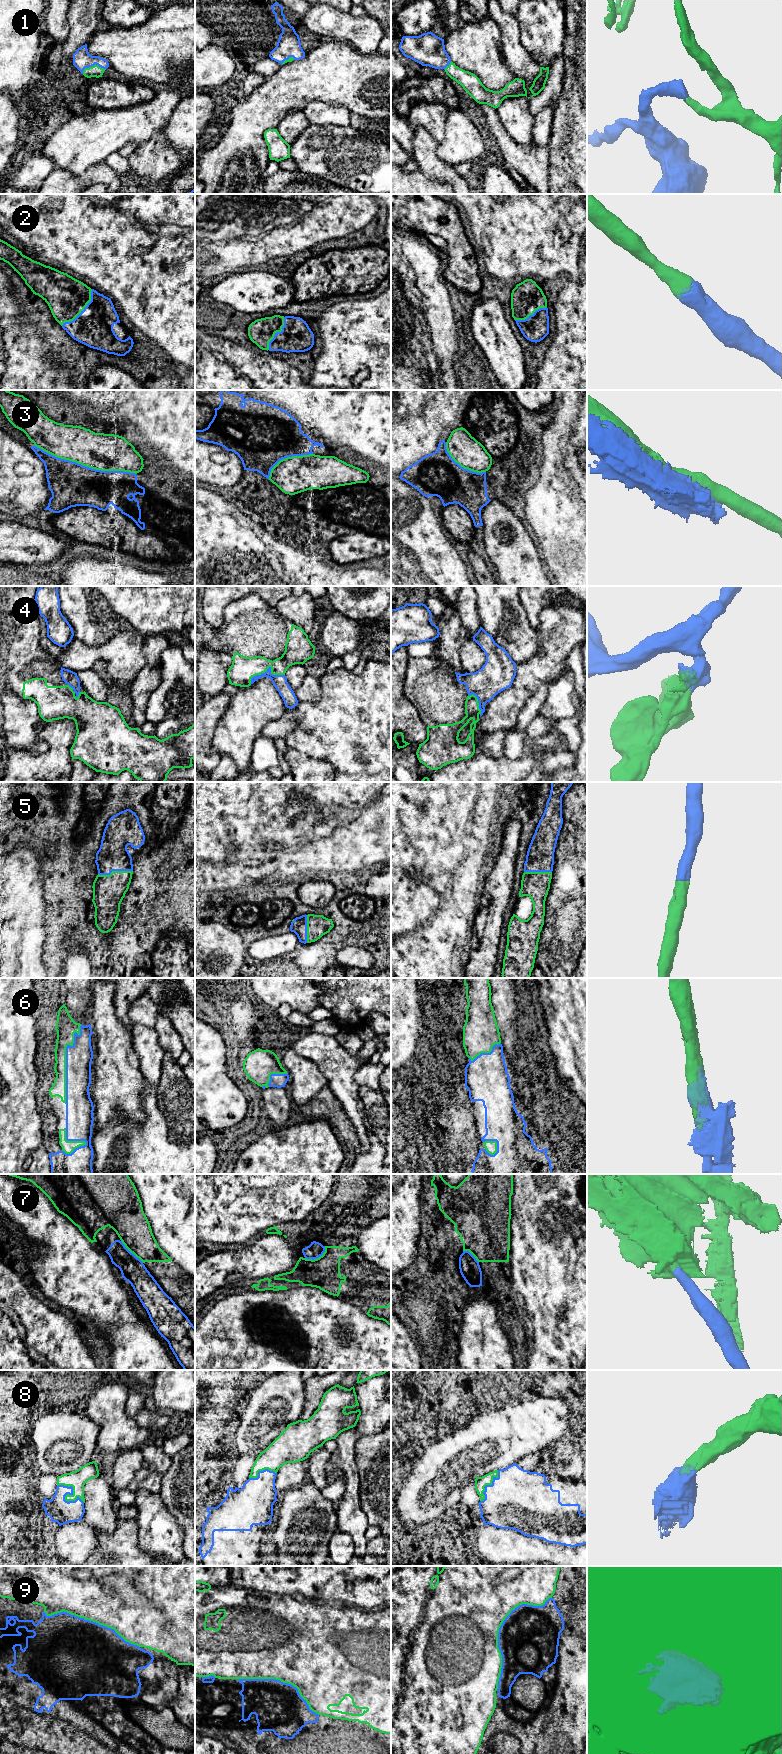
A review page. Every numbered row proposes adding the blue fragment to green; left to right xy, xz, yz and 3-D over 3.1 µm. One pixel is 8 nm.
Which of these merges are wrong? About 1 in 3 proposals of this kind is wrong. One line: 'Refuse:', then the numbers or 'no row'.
Refuse: 3, 7, 9

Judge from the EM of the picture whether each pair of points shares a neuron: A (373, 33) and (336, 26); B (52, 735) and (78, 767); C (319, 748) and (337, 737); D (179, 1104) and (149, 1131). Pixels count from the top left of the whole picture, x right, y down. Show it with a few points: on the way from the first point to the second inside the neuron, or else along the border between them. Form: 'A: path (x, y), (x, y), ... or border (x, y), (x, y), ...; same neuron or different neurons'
A: path (364, 33), (345, 27); same neuron
B: border (72, 759), (72, 769), (70, 771); different neurons
C: path (323, 744), (330, 737), (333, 737); same neuron
D: border (155, 1094), (157, 1107), (165, 1119), (170, 1139); different neurons

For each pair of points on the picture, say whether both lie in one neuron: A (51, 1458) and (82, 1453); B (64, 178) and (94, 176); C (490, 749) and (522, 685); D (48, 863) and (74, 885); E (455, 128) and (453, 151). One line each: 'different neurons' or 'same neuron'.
A: same neuron
B: same neuron
C: different neurons
D: different neurons
E: same neuron

